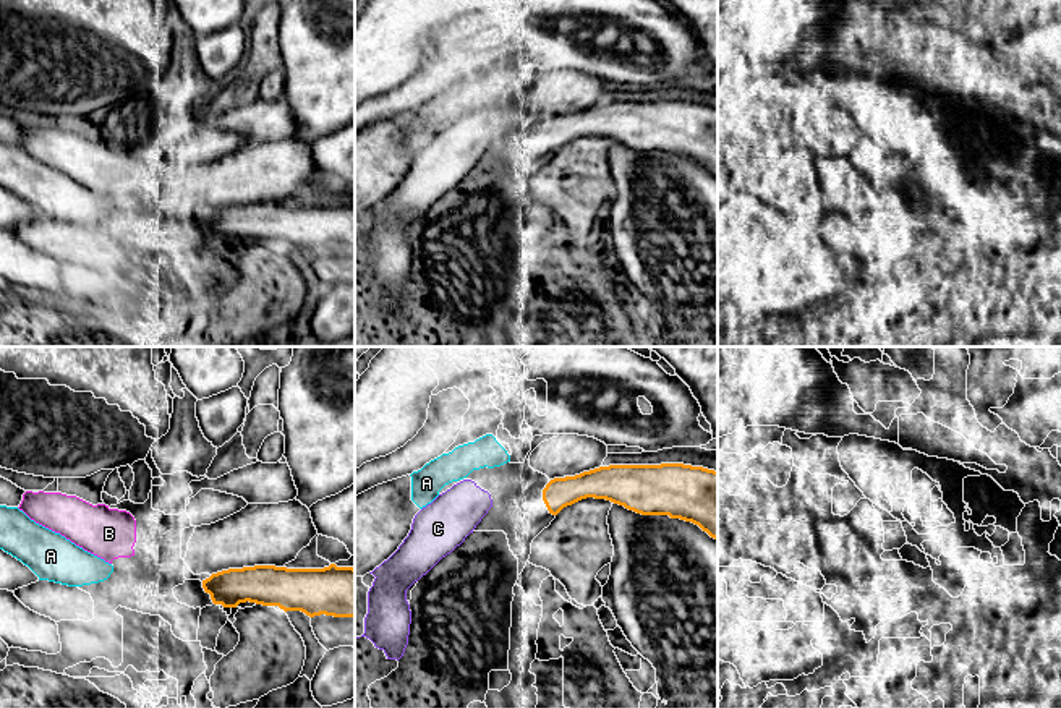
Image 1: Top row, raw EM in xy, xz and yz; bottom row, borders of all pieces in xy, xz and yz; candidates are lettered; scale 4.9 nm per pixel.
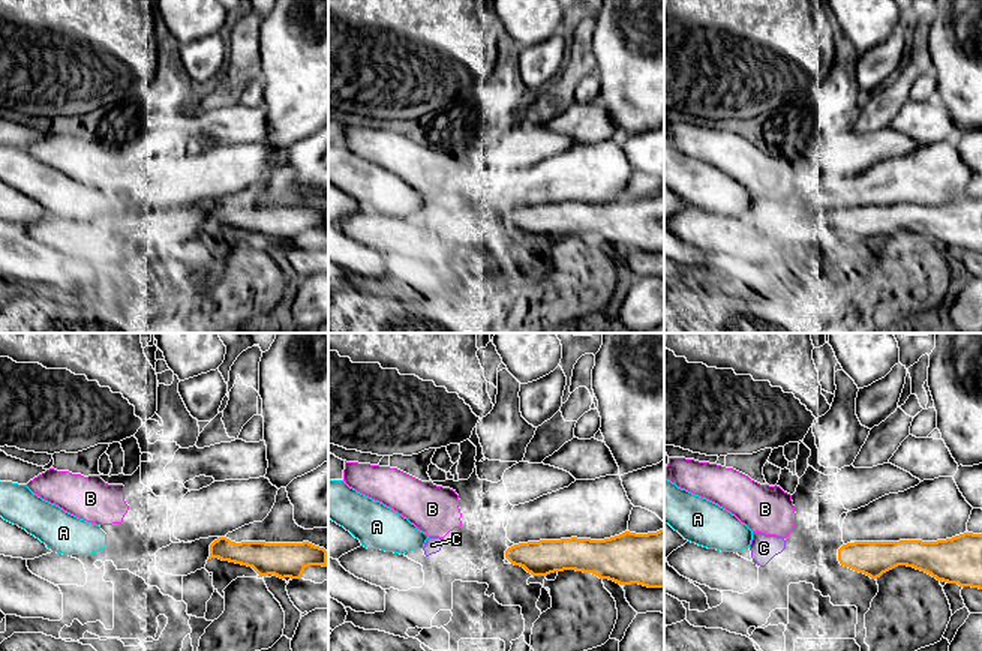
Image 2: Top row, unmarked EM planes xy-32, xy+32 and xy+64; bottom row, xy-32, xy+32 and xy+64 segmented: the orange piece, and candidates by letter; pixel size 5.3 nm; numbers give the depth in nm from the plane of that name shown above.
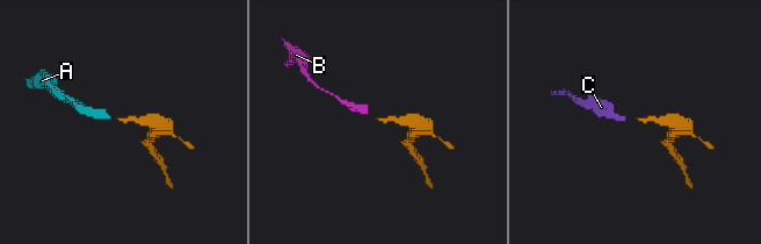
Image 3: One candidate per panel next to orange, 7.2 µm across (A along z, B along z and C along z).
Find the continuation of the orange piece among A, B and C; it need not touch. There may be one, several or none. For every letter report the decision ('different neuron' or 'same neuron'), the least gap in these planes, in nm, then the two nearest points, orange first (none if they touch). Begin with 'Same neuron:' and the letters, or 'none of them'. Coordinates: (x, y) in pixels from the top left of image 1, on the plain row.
Same neuron: C
A: different neuron; 220 nm apart; from orange across xz (546, 122), (509, 98)
B: different neuron; 360 nm apart; from orange across xy (203, 217), (133, 191)
C: same neuron; 260 nm apart; from orange across xz (543, 136), (491, 136)

